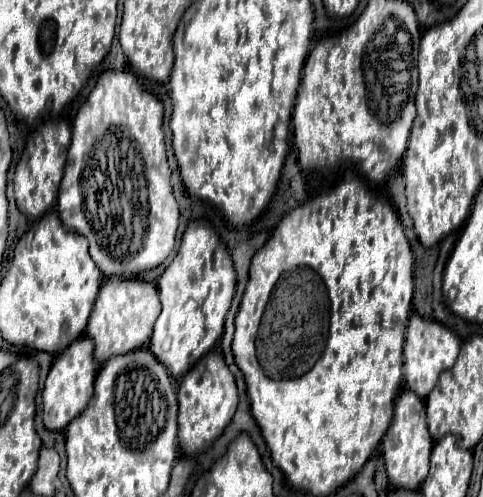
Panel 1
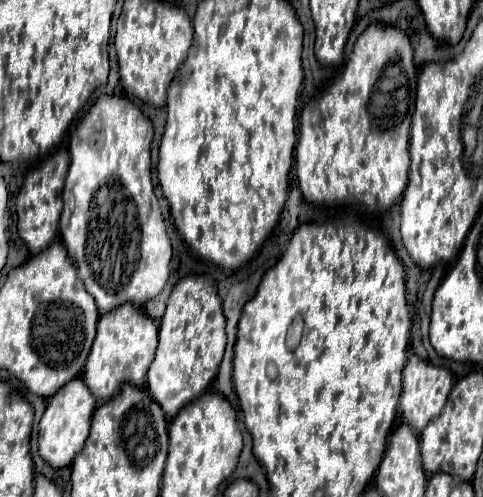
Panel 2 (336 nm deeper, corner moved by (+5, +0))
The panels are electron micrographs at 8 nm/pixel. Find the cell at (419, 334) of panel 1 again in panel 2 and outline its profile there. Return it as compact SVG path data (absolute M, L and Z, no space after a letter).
M412 354L402 372L402 382L404 382L404 388L402 388L402 396L400 396L400 404L398 404L402 410L402 418L406 424L412 426L412 430L416 434L422 434L426 424L432 422L434 418L438 418L440 410L444 408L448 394L454 386L454 376L450 370L432 366L432 364L424 362L422 358L418 358L416 354Z

